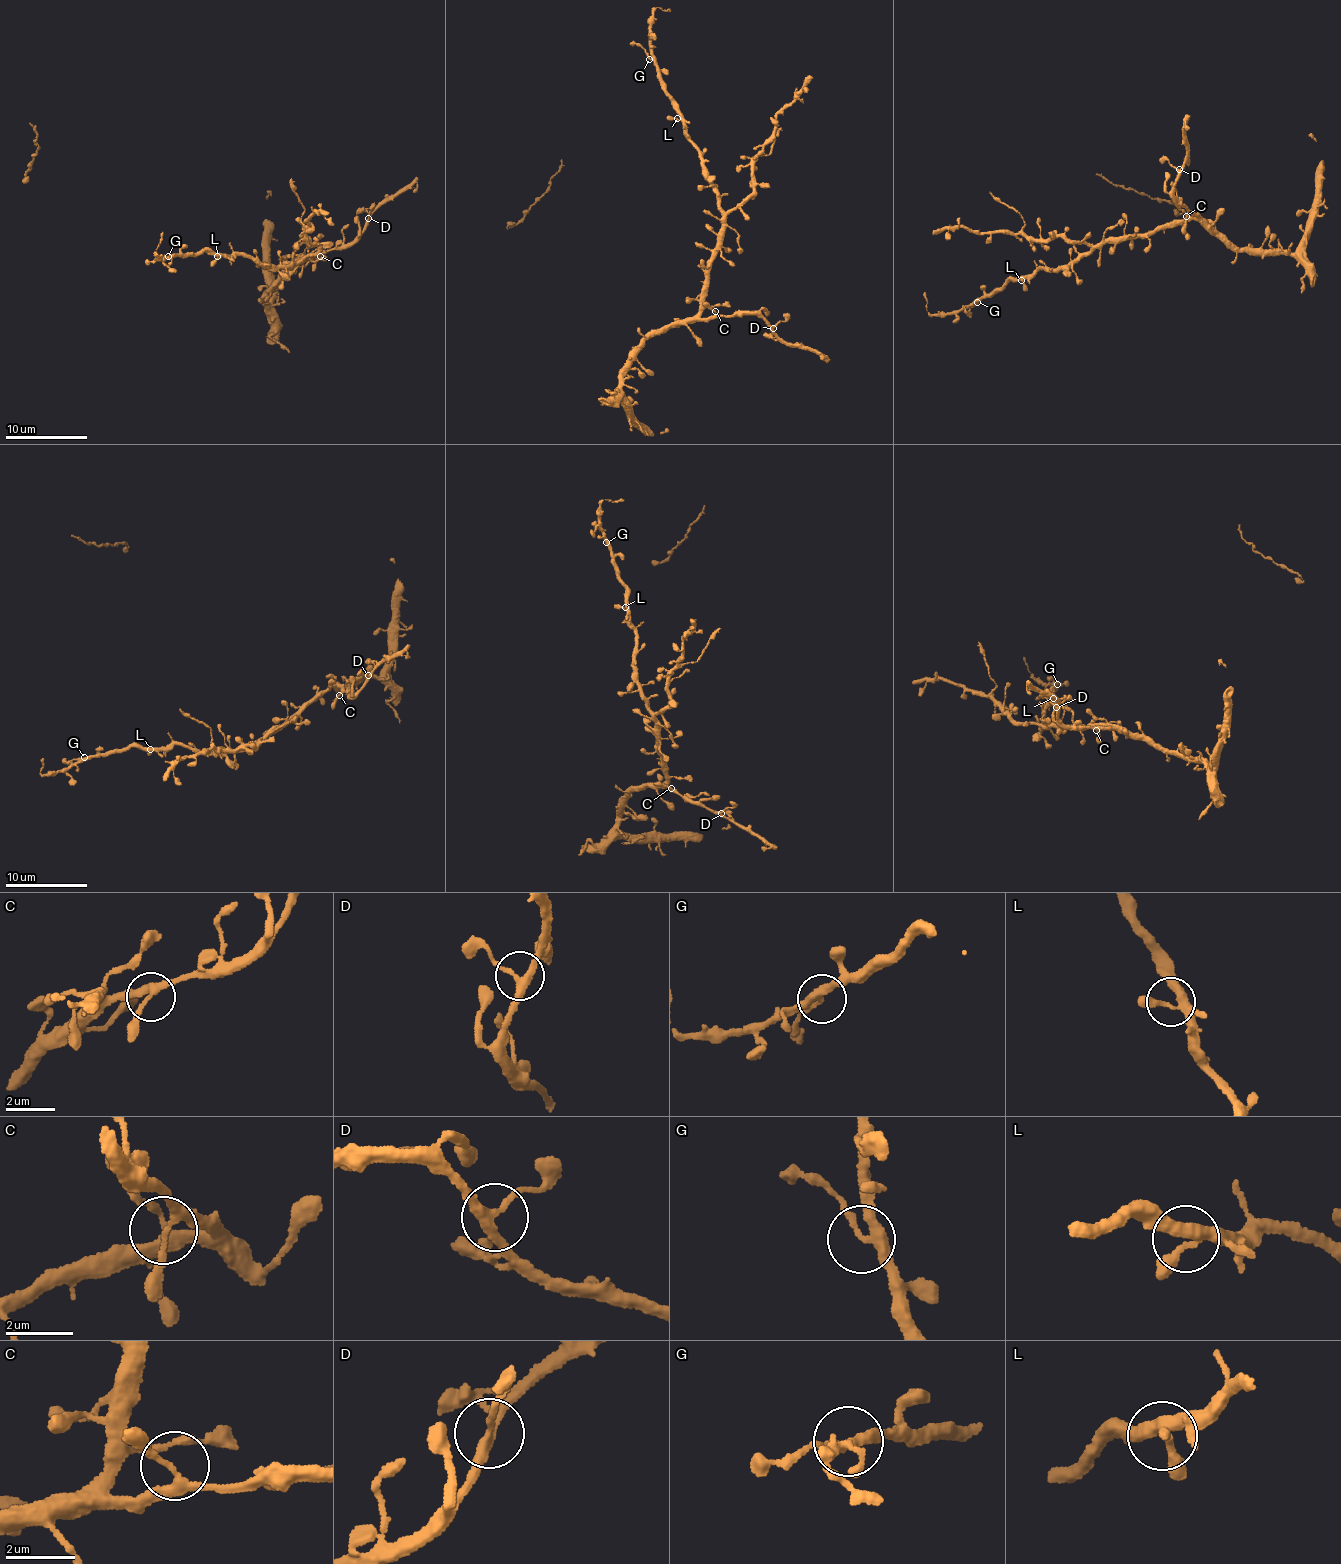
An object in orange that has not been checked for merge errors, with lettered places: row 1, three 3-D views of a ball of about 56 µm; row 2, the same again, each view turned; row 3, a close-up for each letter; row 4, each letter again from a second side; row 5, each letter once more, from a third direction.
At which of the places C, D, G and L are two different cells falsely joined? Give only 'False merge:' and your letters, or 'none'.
False merge: none

